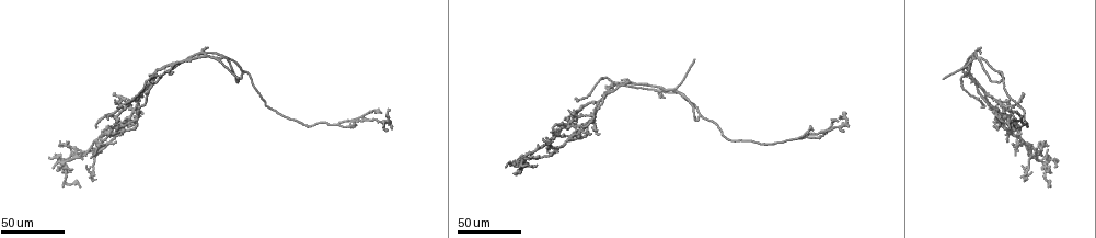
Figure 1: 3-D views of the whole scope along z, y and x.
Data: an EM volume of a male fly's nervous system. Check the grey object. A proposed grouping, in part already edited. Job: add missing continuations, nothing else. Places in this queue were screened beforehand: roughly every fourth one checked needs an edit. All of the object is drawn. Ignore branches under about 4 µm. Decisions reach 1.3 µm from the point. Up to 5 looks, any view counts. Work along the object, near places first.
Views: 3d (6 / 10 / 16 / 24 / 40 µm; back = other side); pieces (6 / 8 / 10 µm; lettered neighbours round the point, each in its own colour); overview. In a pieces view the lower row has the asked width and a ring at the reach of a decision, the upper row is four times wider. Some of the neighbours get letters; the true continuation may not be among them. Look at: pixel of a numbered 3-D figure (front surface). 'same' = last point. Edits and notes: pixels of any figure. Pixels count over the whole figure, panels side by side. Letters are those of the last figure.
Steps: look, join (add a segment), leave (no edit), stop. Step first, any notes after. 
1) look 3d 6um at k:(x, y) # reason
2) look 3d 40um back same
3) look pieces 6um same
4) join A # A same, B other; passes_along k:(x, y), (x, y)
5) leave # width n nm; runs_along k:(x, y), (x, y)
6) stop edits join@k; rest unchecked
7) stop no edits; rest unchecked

look 3d 40um at 1:(1046, 141) # tapers out

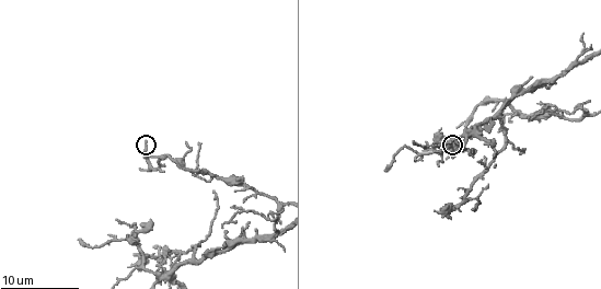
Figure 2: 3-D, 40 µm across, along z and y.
look pieces 10um at 2:(147, 143)

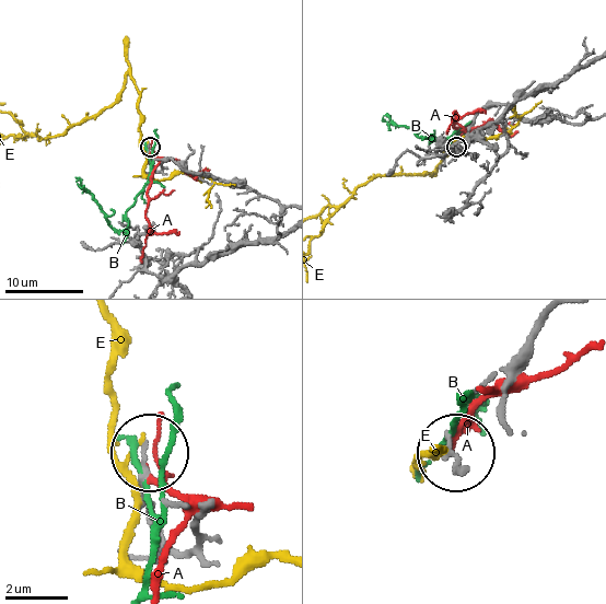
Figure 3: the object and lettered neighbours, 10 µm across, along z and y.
leave # width 120 nm; A other, B other, E other; no lettered segment goes on from it

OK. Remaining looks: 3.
look 3d 24um at 1:(810, 129) # thin end

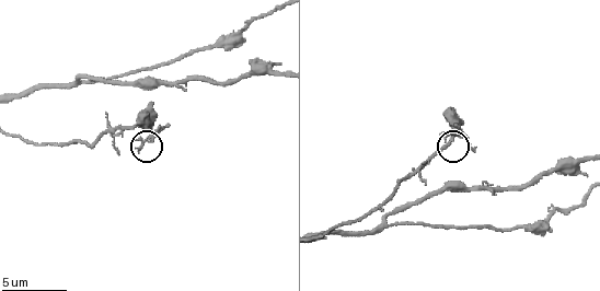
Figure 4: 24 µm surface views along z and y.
look 3d 6um at 4:(138, 151) # closer look

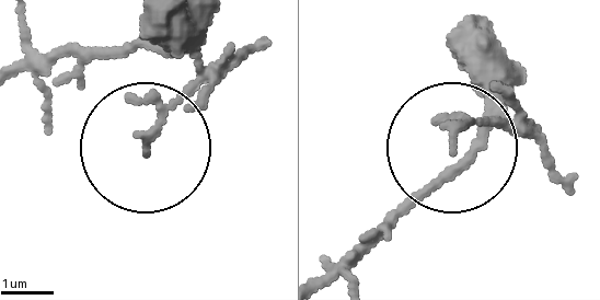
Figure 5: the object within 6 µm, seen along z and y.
look pieces 6um at 5:(144, 147)

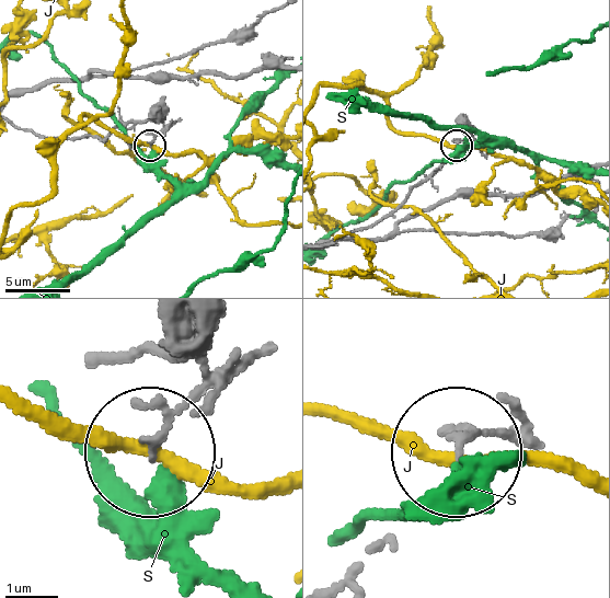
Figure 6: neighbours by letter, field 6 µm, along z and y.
leave # width 140 nm; J other, S other; none of them fits

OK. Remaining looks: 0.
stop no edits; rest unchecked

